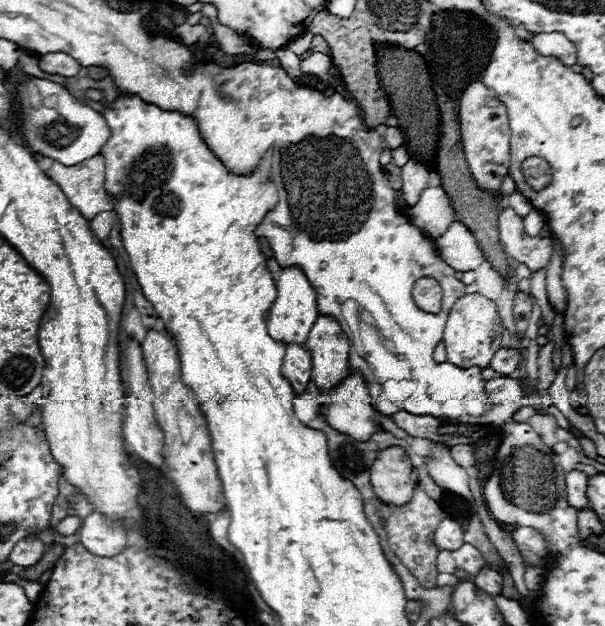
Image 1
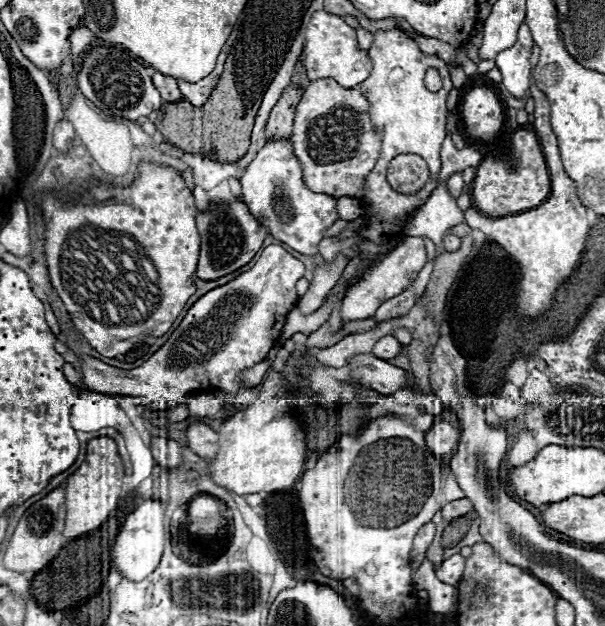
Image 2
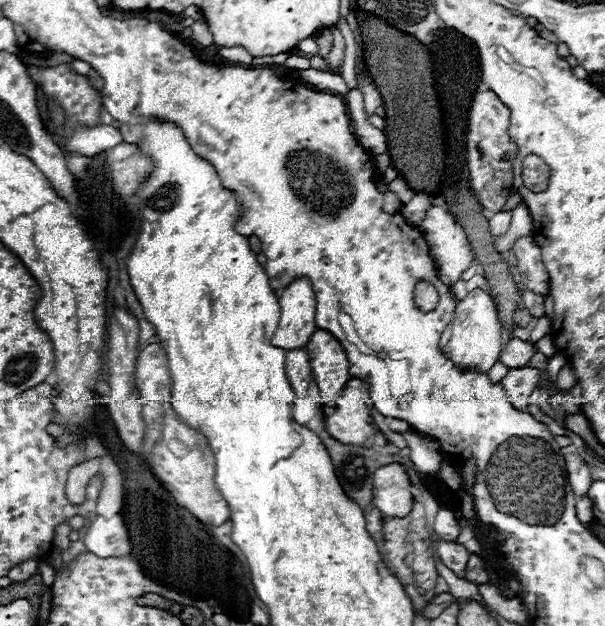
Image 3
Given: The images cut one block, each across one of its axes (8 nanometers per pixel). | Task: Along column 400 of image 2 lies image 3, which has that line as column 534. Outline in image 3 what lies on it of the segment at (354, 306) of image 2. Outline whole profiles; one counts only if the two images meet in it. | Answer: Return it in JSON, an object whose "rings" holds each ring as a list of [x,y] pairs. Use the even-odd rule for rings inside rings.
{"rings":[[[522,236],[514,242],[512,248],[516,260],[518,260],[518,274],[520,274],[520,282],[522,286],[526,286],[528,290],[532,290],[534,294],[548,294],[550,290],[550,278],[548,278],[548,270],[542,262],[542,250],[540,246],[534,242],[532,236]]]}

